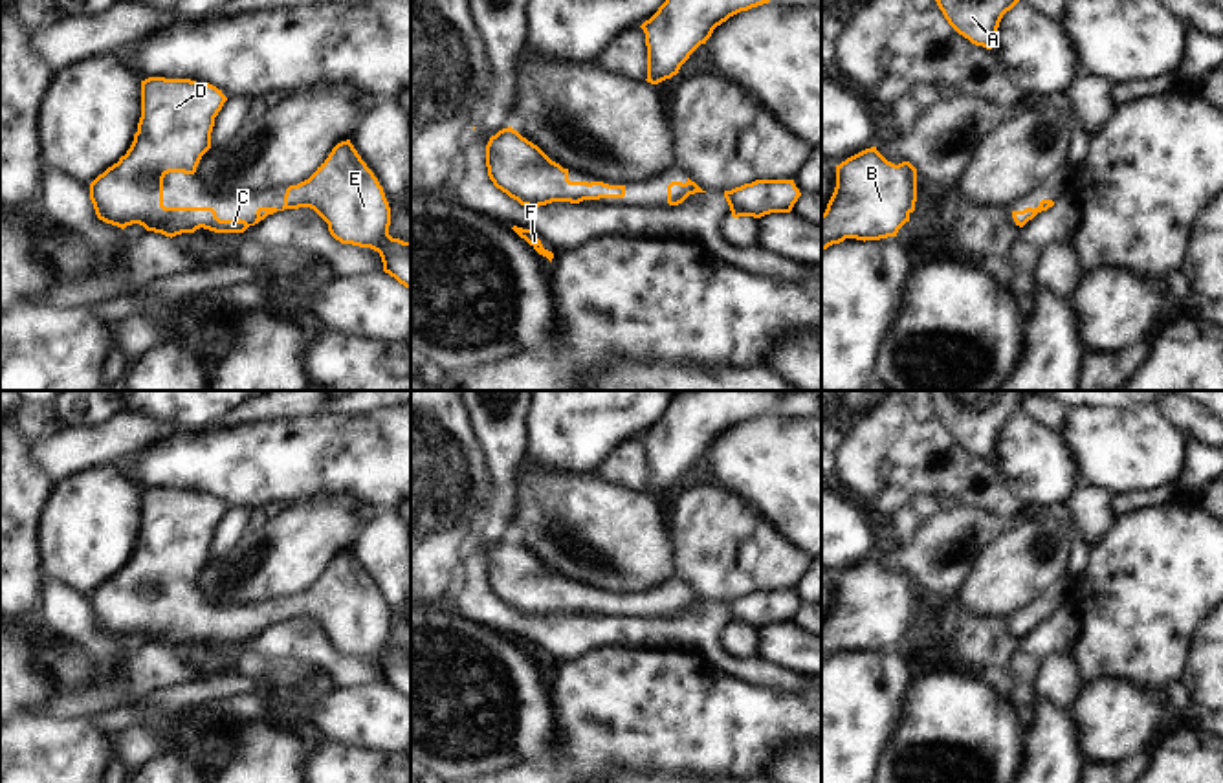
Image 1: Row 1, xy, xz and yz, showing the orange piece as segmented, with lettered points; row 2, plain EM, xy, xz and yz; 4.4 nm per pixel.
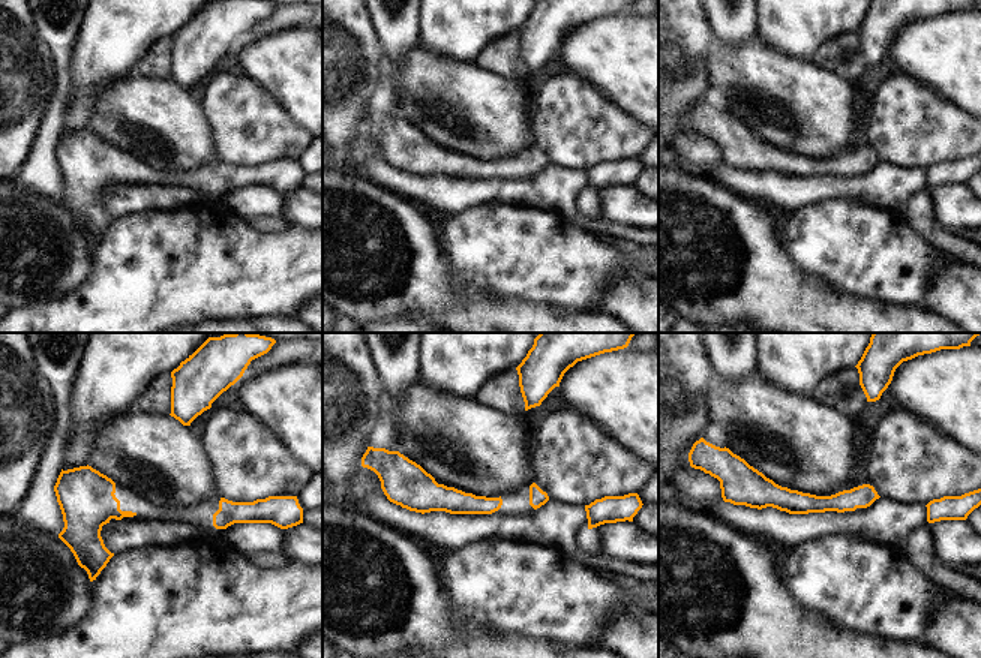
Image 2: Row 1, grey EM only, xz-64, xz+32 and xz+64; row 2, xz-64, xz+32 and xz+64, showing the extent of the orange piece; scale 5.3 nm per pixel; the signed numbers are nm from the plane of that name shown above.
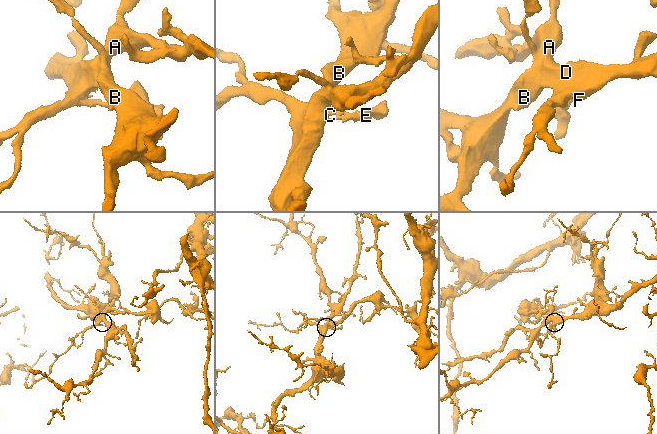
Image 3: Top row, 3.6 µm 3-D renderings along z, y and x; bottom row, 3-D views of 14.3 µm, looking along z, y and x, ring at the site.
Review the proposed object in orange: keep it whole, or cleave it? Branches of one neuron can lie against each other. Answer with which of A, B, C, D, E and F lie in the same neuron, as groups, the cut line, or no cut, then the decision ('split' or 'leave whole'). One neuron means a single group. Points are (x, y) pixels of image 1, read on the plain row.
A B C D E F; no cut; leave whole

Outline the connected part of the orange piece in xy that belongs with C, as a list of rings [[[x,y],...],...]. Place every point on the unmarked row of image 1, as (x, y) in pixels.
[[[149,488],[141,491],[141,528],[138,543],[125,567],[90,594],[90,611],[99,631],[125,640],[139,634],[147,642],[176,647],[204,638],[215,644],[244,644],[268,625],[284,620],[310,618],[341,655],[370,658],[380,664],[383,682],[411,702],[411,653],[389,645],[391,618],[374,583],[361,570],[350,550],[337,554],[317,581],[304,592],[290,596],[284,616],[259,618],[253,634],[246,631],[220,631],[213,618],[165,618],[163,589],[169,583],[194,585],[202,567],[211,559],[215,528],[227,508],[209,493],[191,490]]]

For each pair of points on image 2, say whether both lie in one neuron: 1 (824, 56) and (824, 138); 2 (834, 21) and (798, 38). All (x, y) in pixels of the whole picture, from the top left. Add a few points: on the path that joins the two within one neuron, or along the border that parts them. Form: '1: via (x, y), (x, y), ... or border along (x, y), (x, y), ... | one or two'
1: border along (807, 60), (848, 81) | two
2: via (825, 21), (815, 21), (807, 29) | one

